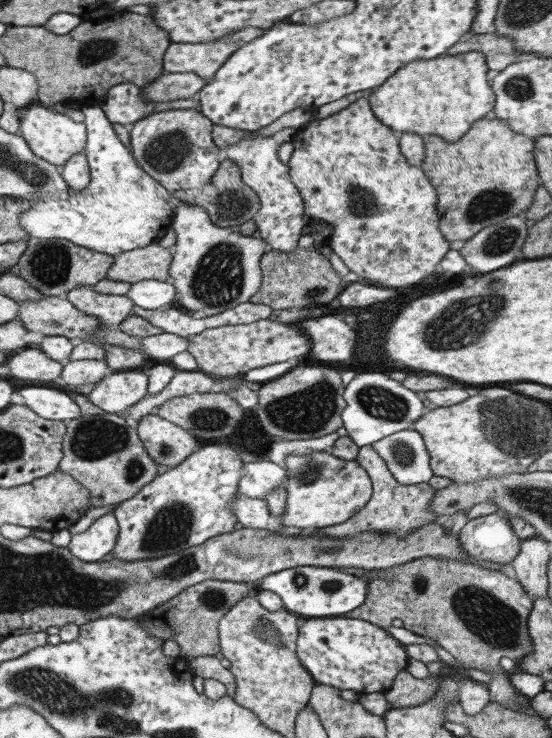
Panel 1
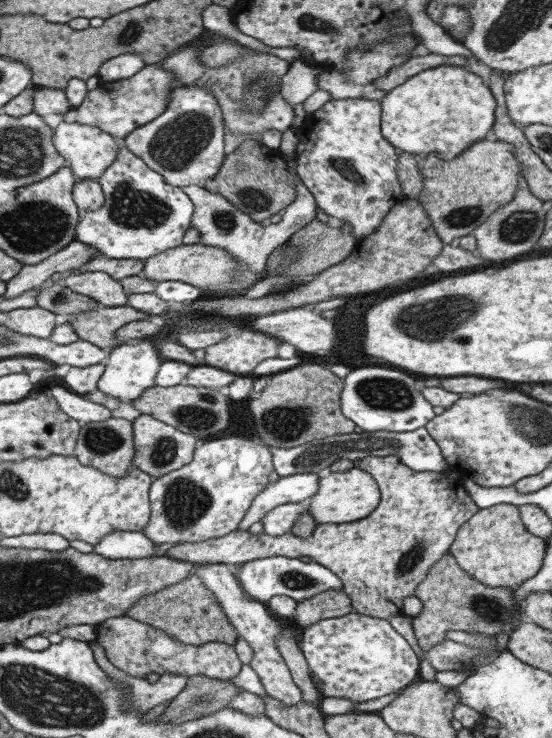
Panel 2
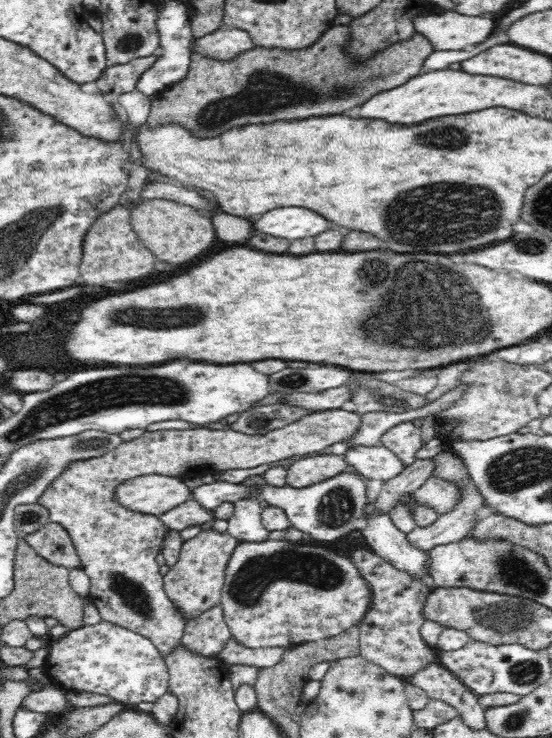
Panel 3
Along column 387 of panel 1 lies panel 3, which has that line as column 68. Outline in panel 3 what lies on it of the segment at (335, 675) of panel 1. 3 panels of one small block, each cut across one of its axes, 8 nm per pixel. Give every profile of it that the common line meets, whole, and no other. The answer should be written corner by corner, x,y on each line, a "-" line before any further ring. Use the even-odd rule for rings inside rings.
106,621
96,626
82,626
72,629
65,637
56,639
51,644
50,658
43,668
61,688
104,694
131,708
140,702
154,703
169,691
169,670
156,645
149,638
120,626
114,626

